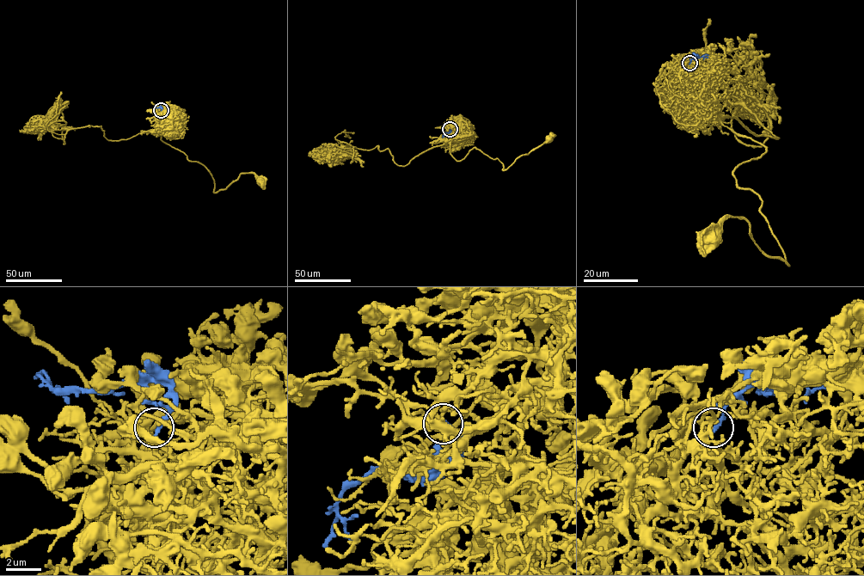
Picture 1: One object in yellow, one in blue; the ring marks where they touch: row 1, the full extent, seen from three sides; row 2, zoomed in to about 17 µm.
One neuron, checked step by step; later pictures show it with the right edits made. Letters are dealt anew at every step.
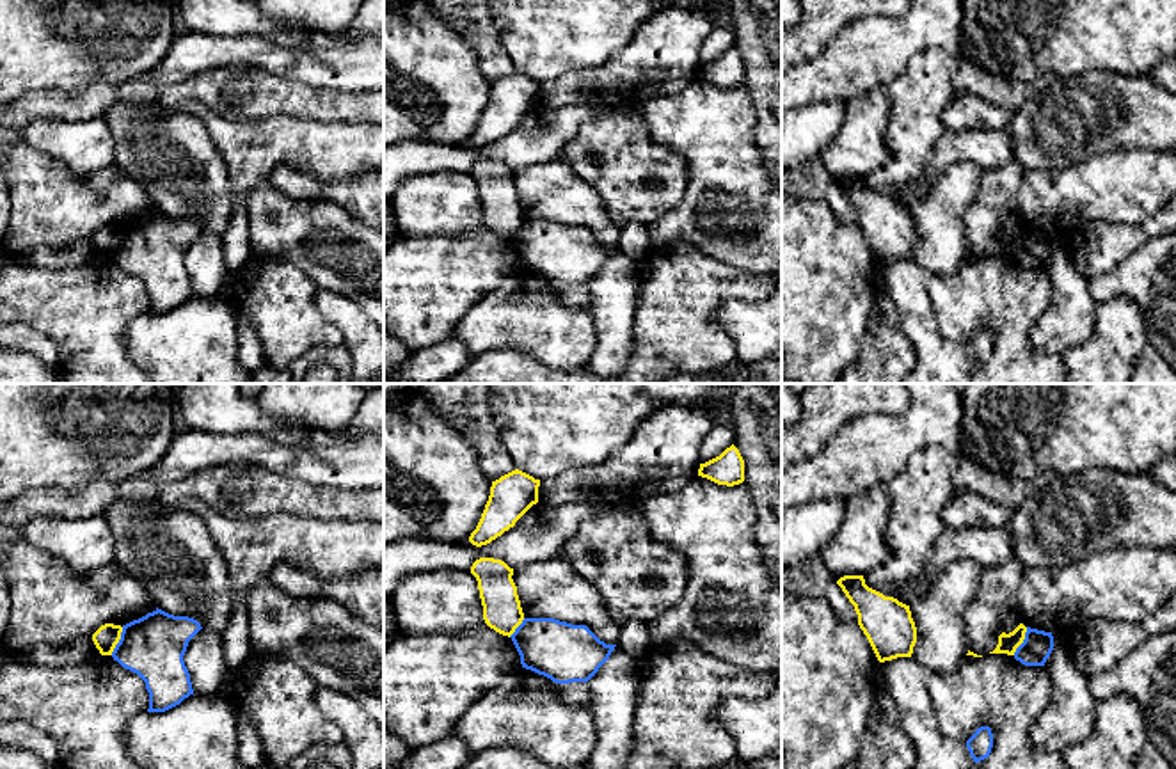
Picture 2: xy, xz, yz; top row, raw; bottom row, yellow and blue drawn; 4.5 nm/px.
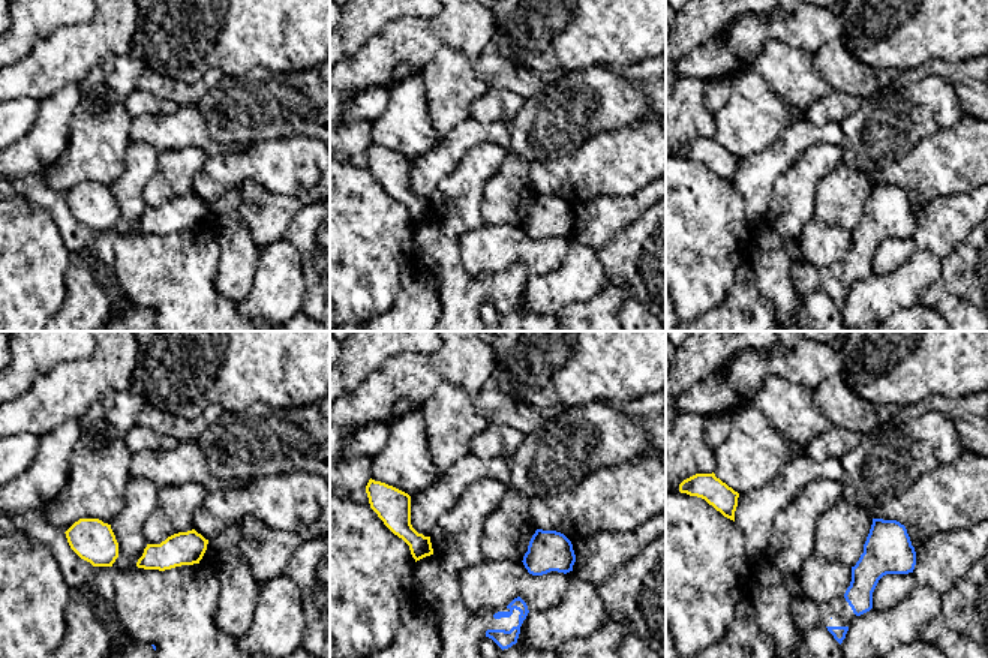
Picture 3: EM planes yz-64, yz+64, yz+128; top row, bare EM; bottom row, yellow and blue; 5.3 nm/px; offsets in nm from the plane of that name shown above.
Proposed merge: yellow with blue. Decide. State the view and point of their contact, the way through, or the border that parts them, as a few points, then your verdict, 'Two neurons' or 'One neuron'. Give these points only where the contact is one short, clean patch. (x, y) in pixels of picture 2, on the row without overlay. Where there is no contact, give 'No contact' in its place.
Touches yellow at xy (118, 244). Boundary: xy (123, 229), (121, 240), (111, 256). Two neurons

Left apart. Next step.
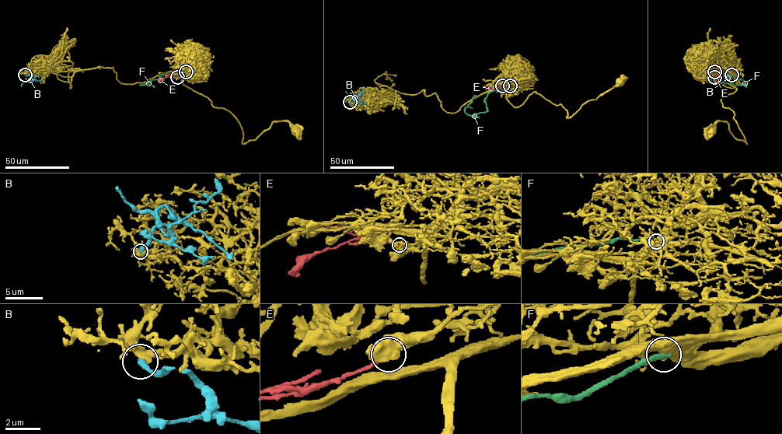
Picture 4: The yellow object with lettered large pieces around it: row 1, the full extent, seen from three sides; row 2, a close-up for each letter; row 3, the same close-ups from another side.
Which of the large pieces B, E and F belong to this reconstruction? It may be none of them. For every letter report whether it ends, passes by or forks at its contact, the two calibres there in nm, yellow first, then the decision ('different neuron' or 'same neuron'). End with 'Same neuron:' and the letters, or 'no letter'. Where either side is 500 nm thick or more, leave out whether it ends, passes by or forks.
B: it ends; calibres 360 and 360 nm; different neuron
E: calibres 500 and 340 nm; same neuron
F: calibres 550 and 320 nm; different neuron
Same neuron: E

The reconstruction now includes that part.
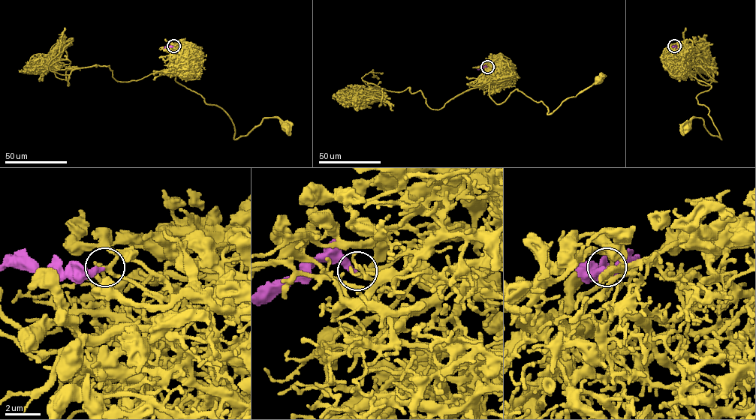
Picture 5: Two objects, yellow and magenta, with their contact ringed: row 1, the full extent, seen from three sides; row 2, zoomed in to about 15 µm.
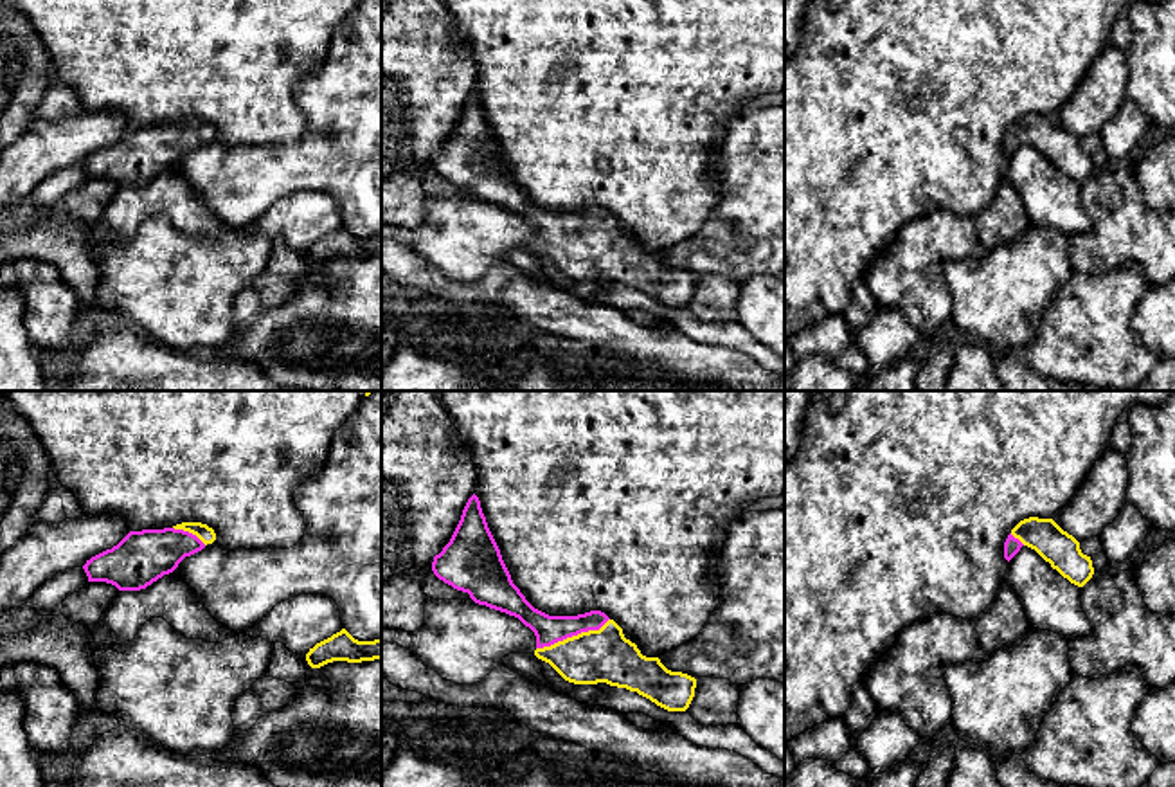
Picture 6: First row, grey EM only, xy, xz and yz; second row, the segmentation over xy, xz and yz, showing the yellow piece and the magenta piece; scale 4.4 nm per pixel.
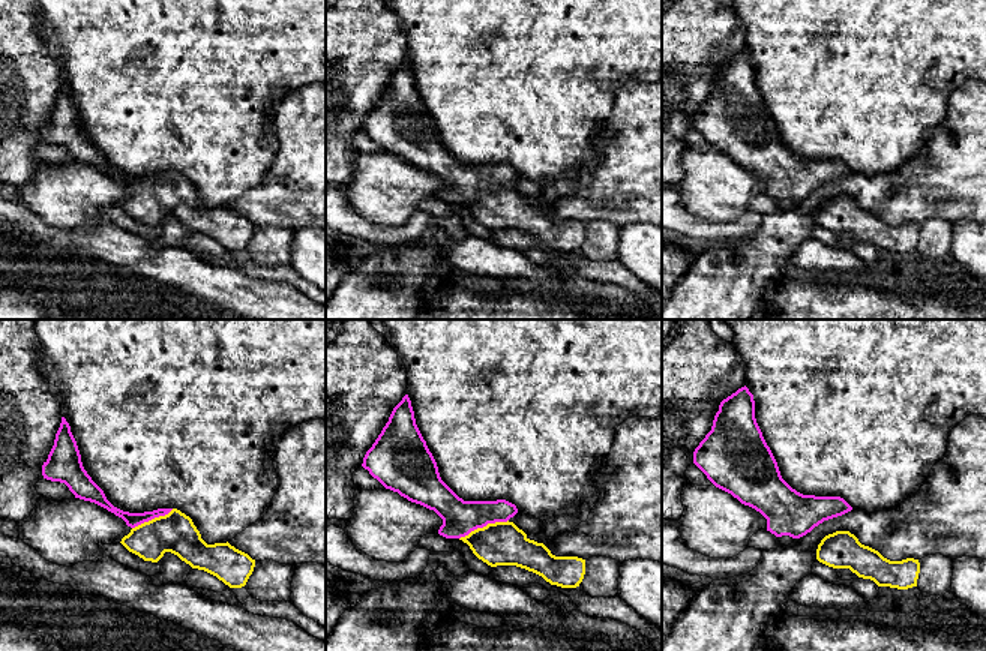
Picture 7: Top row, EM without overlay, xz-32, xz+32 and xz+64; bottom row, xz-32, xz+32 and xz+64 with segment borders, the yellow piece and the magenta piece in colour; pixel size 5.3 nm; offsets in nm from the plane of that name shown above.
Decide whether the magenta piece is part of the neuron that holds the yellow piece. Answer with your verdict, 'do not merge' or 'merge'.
merge

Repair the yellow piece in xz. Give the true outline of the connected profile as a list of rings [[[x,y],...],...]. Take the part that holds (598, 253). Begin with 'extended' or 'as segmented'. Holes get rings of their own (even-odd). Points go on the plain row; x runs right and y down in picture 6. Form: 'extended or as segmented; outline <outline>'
extended; outline [[[475,90],[450,139],[434,153],[432,167],[475,200],[518,214],[536,232],[534,252],[565,277],[626,285],[668,308],[689,304],[696,276],[642,252],[605,209],[549,213],[534,205],[513,180]]]

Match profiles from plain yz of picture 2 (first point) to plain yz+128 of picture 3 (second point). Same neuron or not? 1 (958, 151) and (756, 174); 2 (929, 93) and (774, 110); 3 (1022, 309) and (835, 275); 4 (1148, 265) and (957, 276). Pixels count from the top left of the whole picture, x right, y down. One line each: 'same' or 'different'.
1: same
2: different
3: different
4: same

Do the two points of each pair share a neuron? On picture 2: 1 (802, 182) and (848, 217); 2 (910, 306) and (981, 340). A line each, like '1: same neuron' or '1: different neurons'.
1: same neuron
2: same neuron

